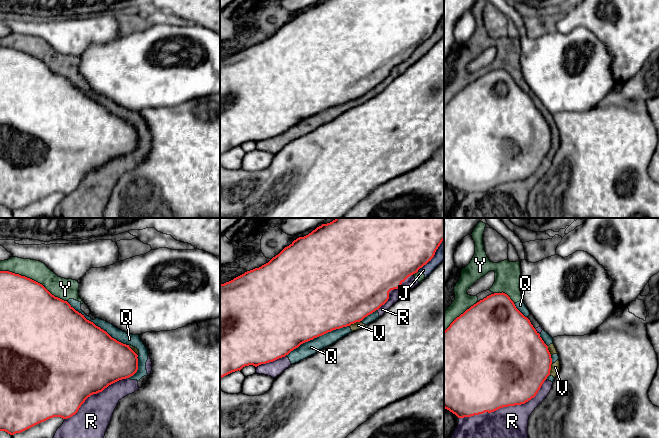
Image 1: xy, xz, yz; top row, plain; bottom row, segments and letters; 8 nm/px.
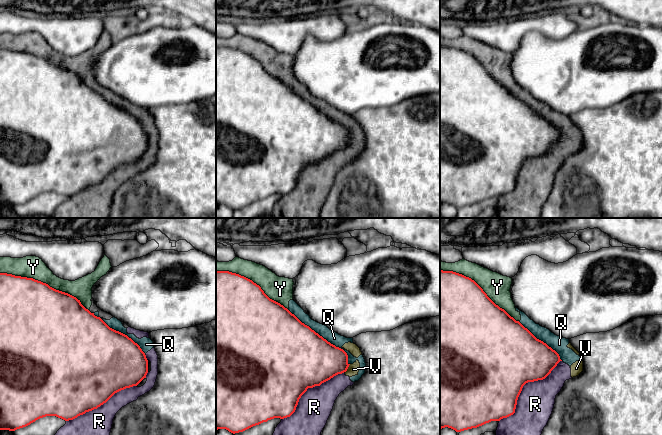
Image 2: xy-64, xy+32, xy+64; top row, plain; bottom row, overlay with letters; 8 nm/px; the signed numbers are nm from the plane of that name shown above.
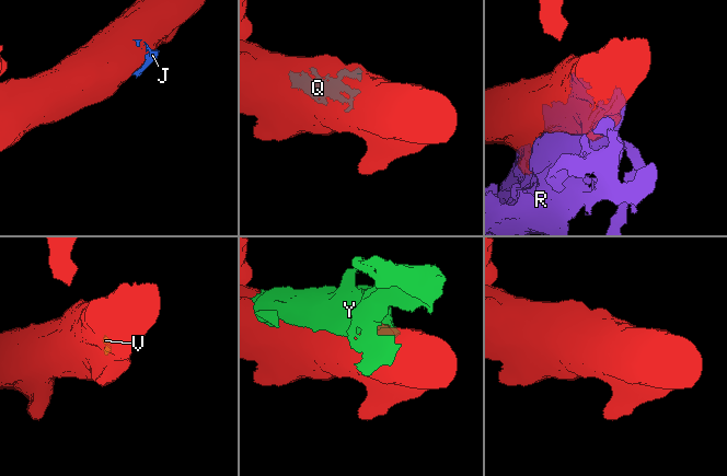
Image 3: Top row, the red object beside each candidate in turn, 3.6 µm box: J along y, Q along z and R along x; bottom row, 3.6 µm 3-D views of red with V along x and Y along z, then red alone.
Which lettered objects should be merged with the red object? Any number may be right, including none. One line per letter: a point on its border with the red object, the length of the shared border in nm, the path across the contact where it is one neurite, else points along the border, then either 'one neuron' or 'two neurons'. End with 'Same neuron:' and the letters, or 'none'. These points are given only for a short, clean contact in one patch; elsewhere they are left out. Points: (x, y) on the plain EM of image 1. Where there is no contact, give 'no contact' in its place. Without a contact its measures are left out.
J: meets red in xz at (433, 32); contact 340 nm long; two neurons
Q: meets red in xy at (97, 102); contact 600 nm long; two neurons
R: meets red in yz at (505, 182); contact 750 nm long; two neurons
V: meets red in xz at (354, 98); contact 110 nm long; border along xz (360, 96), (349, 102); two neurons
Y: meets red in xy at (33, 56); contact 600 nm long; two neurons
Same neuron: none

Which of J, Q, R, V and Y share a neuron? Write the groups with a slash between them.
J Q R V Y

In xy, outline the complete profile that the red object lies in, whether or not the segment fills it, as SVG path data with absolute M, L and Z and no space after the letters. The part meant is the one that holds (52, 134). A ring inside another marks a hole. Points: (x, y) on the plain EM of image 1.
M0 47L0 207L14 211L53 193L63 195L72 193L88 173L102 168L119 156L133 152L138 146L137 133L129 121L112 114L106 107L76 87L67 77L52 71L42 60L19 50Z

